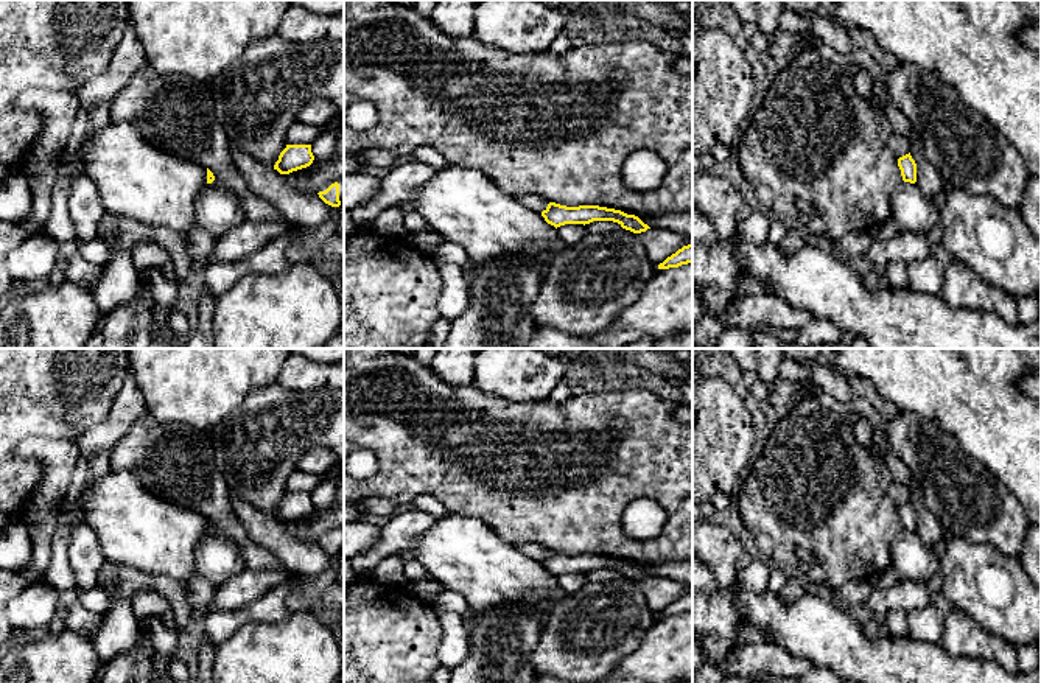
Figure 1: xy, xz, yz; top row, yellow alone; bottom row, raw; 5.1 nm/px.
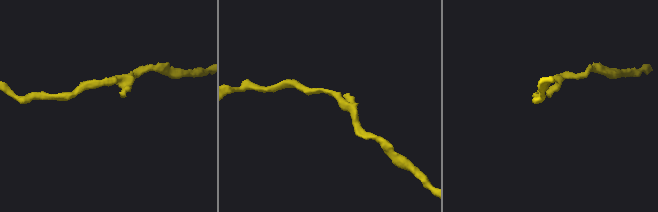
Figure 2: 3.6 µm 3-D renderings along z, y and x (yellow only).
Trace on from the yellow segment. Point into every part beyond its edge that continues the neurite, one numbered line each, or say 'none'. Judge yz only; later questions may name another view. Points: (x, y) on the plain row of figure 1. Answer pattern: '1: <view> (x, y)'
none

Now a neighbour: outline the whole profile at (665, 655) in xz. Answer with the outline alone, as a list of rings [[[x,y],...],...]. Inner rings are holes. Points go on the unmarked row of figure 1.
[[[692,611],[658,618],[633,653],[593,683],[682,683],[692,680]]]

